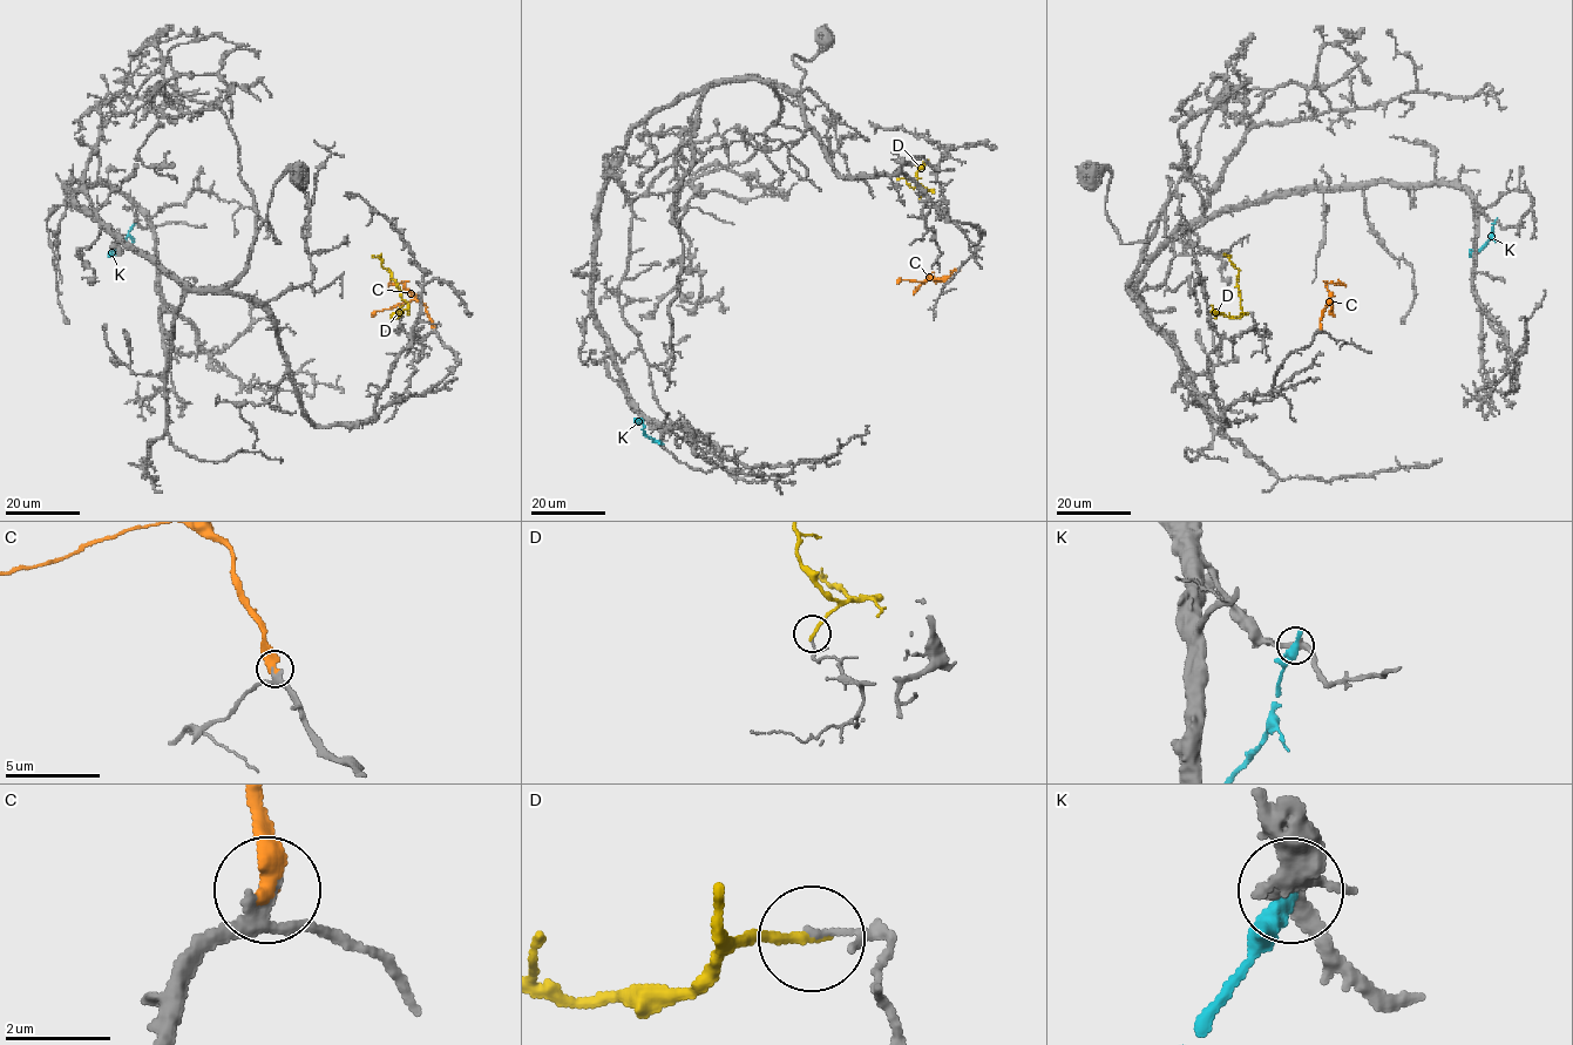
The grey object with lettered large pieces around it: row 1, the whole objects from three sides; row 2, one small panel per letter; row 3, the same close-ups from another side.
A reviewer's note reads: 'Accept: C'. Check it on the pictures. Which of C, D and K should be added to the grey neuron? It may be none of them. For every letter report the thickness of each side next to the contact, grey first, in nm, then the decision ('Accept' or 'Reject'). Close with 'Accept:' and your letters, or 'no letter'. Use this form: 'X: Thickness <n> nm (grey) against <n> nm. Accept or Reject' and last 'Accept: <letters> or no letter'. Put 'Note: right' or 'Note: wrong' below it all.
C: Thickness 200 nm (grey) against 500 nm. Accept
D: Thickness 70 nm (grey) against 180 nm. Reject
K: Thickness 300 nm (grey) against 440 nm. Reject
Accept: C
Note: right

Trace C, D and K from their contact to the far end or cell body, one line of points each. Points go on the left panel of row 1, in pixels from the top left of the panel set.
C: (434, 328), (426, 306), (415, 300), (378, 310), (372, 317)
D: (394, 313), (401, 312), (408, 304), (401, 298), (392, 275), (381, 265), (382, 260), (372, 256)
K: (136, 221), (116, 252), (108, 256)

